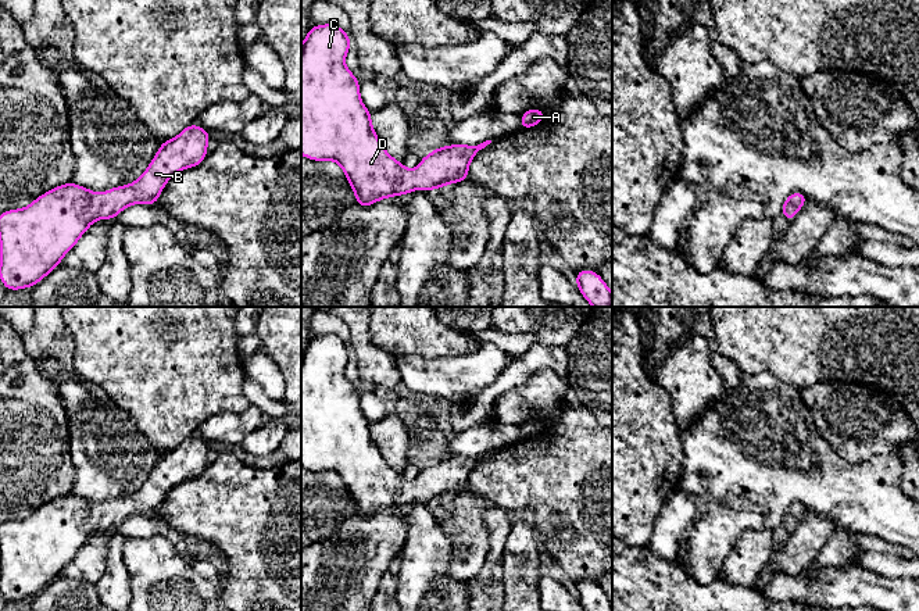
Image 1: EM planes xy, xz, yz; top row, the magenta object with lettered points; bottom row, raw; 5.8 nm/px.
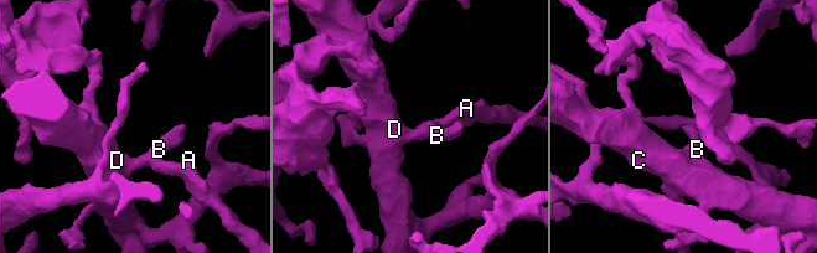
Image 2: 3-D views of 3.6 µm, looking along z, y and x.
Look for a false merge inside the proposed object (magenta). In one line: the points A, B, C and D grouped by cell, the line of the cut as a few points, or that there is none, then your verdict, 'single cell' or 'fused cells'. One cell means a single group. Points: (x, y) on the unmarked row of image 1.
A B C D; no cut; single cell

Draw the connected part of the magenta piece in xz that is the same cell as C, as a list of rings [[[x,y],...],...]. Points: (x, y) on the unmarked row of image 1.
[[[333,335],[311,337],[301,355],[301,465],[312,472],[337,472],[358,518],[415,500],[435,501],[468,490],[472,469],[491,451],[478,457],[439,458],[425,467],[415,480],[407,480],[385,461],[372,439],[372,424],[361,412],[360,393],[344,376],[350,357],[348,344]]]

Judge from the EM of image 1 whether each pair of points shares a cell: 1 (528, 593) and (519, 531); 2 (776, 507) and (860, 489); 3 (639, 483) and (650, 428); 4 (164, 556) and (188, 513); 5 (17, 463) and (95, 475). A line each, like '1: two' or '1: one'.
1: one
2: one
3: one
4: two
5: two

